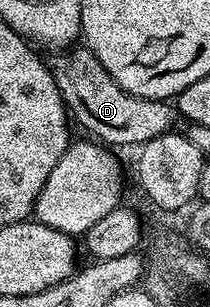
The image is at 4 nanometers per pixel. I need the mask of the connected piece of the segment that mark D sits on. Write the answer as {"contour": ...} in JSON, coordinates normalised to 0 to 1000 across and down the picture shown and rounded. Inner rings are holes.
{"contour":[[[357,147],[229,195],[267,280],[290,296],[314,358],[343,384],[405,414],[448,450],[476,463],[543,479],[638,472],[662,479],[776,433],[810,430],[819,417],[829,358],[800,332],[690,326],[586,296],[548,257],[443,169],[410,150]]]}

